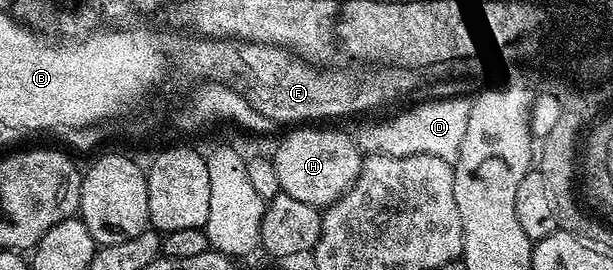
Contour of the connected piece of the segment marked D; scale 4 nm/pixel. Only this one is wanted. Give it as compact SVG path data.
M468 96L440 97L413 105L386 121L369 121L355 132L357 148L362 154L382 153L392 157L411 155L435 155L447 162L454 162L467 131L467 118L471 115L471 100Z

